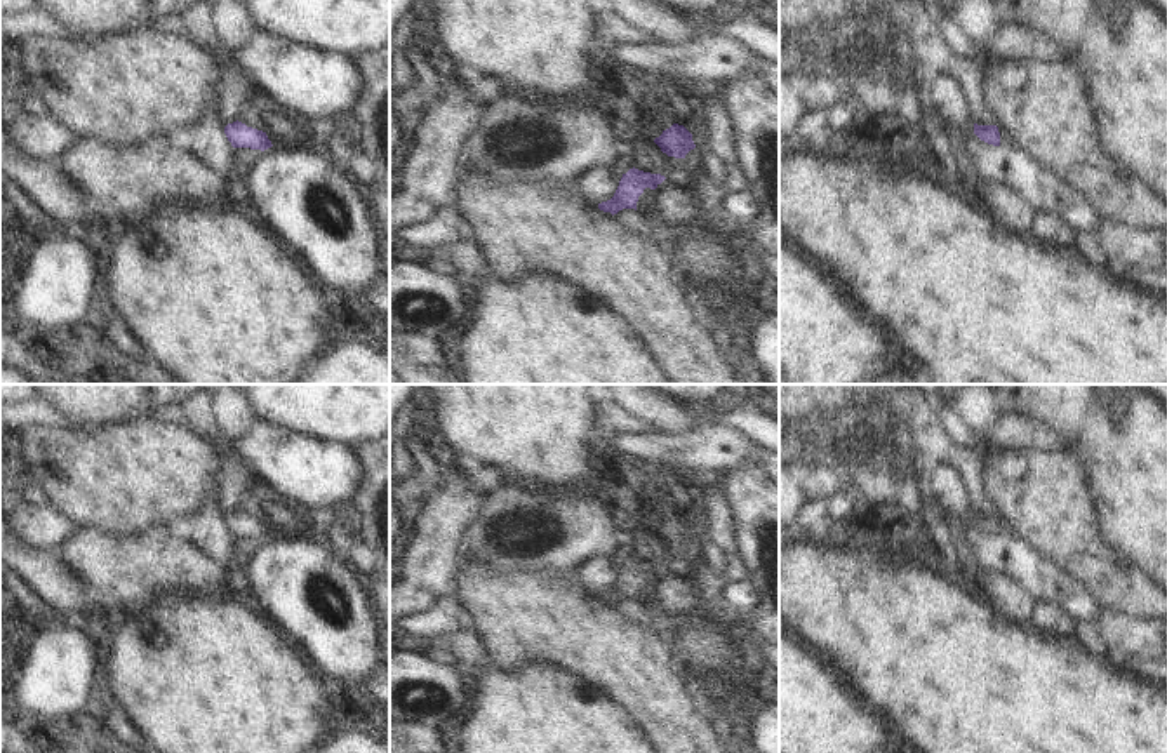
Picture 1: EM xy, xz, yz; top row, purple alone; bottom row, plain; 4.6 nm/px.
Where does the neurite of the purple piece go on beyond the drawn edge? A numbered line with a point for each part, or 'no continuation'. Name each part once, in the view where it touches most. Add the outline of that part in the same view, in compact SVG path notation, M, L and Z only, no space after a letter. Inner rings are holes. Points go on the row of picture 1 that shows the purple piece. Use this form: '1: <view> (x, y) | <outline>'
no continuation

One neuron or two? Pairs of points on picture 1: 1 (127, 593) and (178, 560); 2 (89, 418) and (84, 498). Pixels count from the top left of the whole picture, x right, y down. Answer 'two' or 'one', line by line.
1: one
2: two

